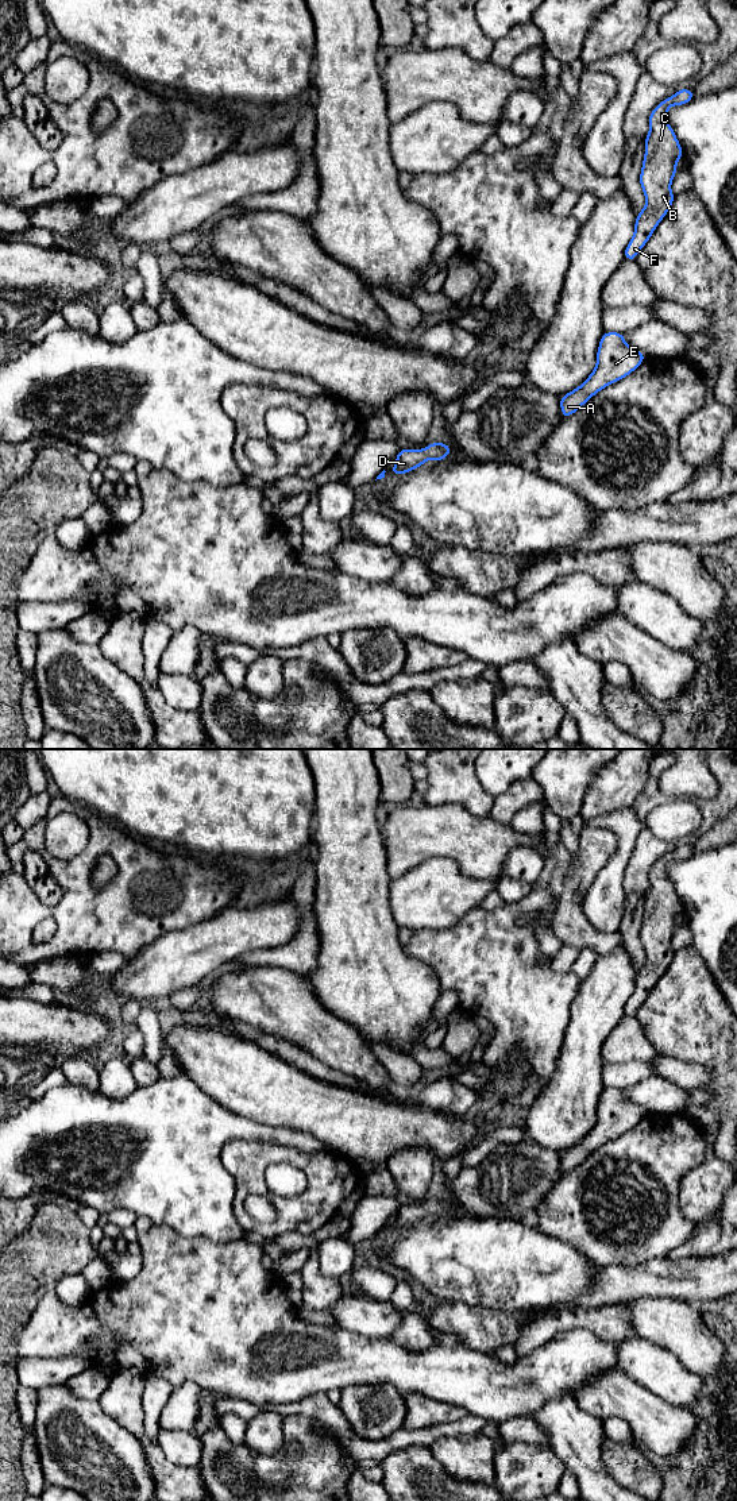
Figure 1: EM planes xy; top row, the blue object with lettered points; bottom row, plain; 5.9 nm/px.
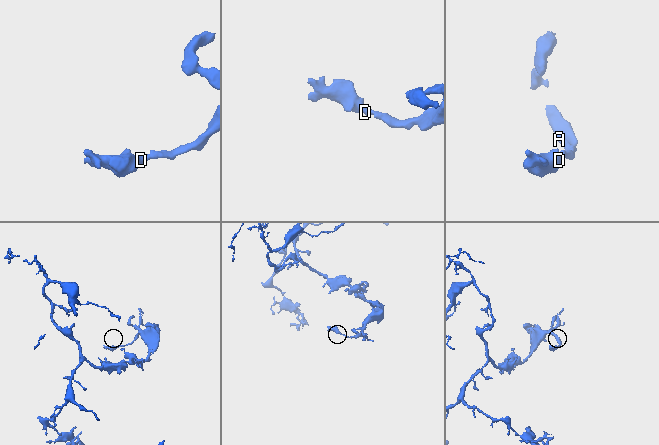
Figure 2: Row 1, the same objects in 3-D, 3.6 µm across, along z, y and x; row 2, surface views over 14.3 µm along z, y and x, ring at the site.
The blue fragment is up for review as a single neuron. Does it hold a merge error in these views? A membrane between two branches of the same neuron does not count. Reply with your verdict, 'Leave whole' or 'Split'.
Leave whole

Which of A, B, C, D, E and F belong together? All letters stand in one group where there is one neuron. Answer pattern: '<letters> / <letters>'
A B C D E F

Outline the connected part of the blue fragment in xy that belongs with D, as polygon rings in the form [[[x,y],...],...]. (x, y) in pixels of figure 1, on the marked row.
[[[443,443],[428,444],[425,449],[404,449],[401,448],[395,456],[395,464],[389,471],[391,474],[404,475],[410,470],[416,470],[422,466],[428,459],[435,462],[443,460],[452,452],[452,448]]]

